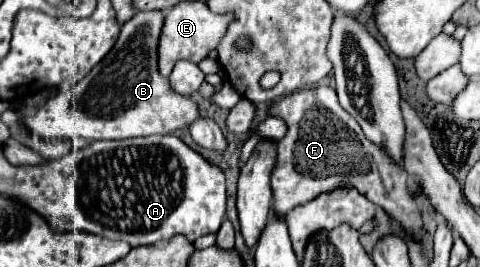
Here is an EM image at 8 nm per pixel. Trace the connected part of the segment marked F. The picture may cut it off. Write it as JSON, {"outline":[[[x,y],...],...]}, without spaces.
{"outline":[[[330,86],[304,88],[284,96],[268,108],[268,116],[282,118],[288,132],[276,142],[276,164],[270,176],[272,210],[284,216],[298,204],[314,200],[322,192],[352,186],[370,202],[382,206],[404,230],[406,236],[422,240],[422,216],[418,202],[408,194],[406,172],[386,152],[364,138],[358,122],[340,106]]]}

